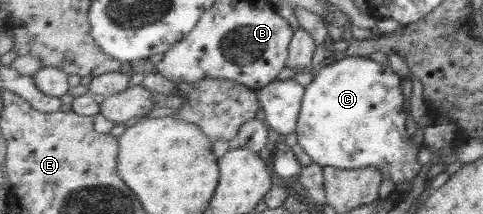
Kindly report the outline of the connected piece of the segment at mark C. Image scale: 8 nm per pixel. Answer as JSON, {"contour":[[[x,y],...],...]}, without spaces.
{"contour":[[[348,55],[320,68],[317,75],[316,81],[307,88],[300,127],[296,131],[299,144],[312,158],[313,164],[342,169],[377,167],[386,179],[392,177],[395,185],[416,179],[423,166],[418,161],[421,149],[416,147],[411,134],[413,128],[409,125],[411,118],[406,109],[409,101],[404,97],[403,78],[388,63]]]}

